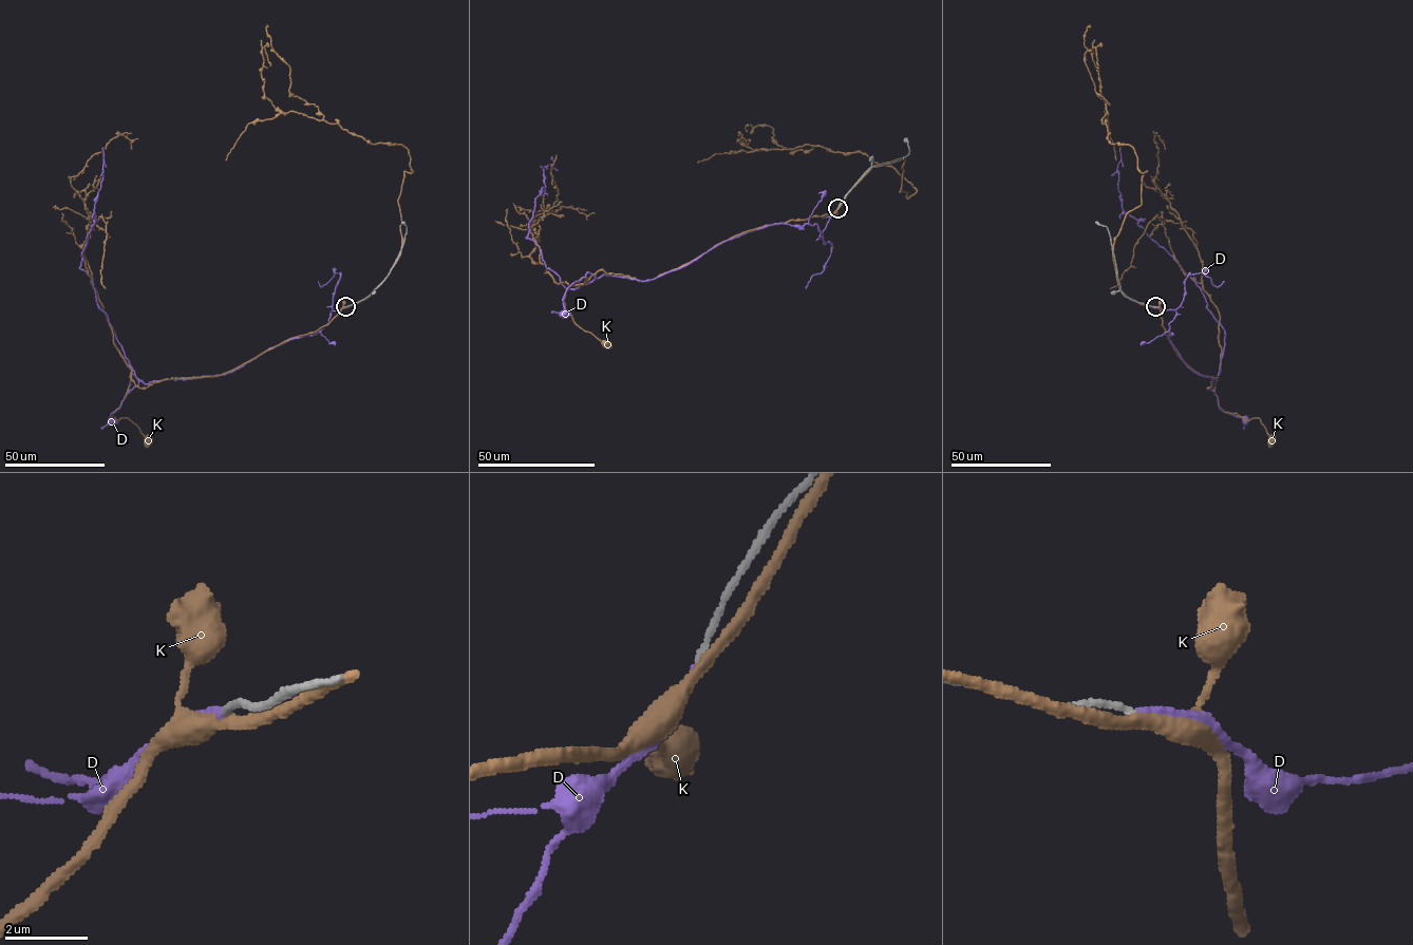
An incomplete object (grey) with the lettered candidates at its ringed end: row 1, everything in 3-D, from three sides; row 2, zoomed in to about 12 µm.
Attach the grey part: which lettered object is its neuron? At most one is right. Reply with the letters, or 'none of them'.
D

